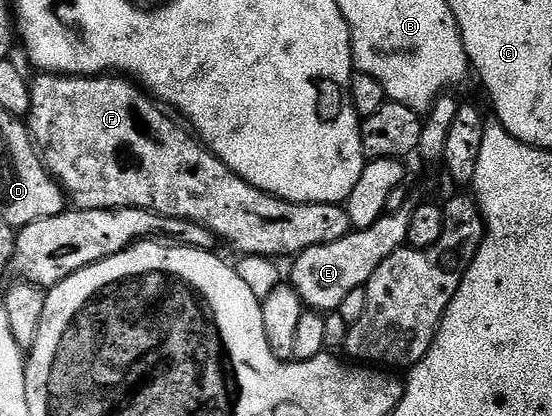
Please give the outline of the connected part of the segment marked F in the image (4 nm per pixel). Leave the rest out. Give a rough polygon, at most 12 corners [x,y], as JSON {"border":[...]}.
{"border":[[124,76],[31,79],[73,207],[202,224],[281,260],[352,233],[239,178]]}

